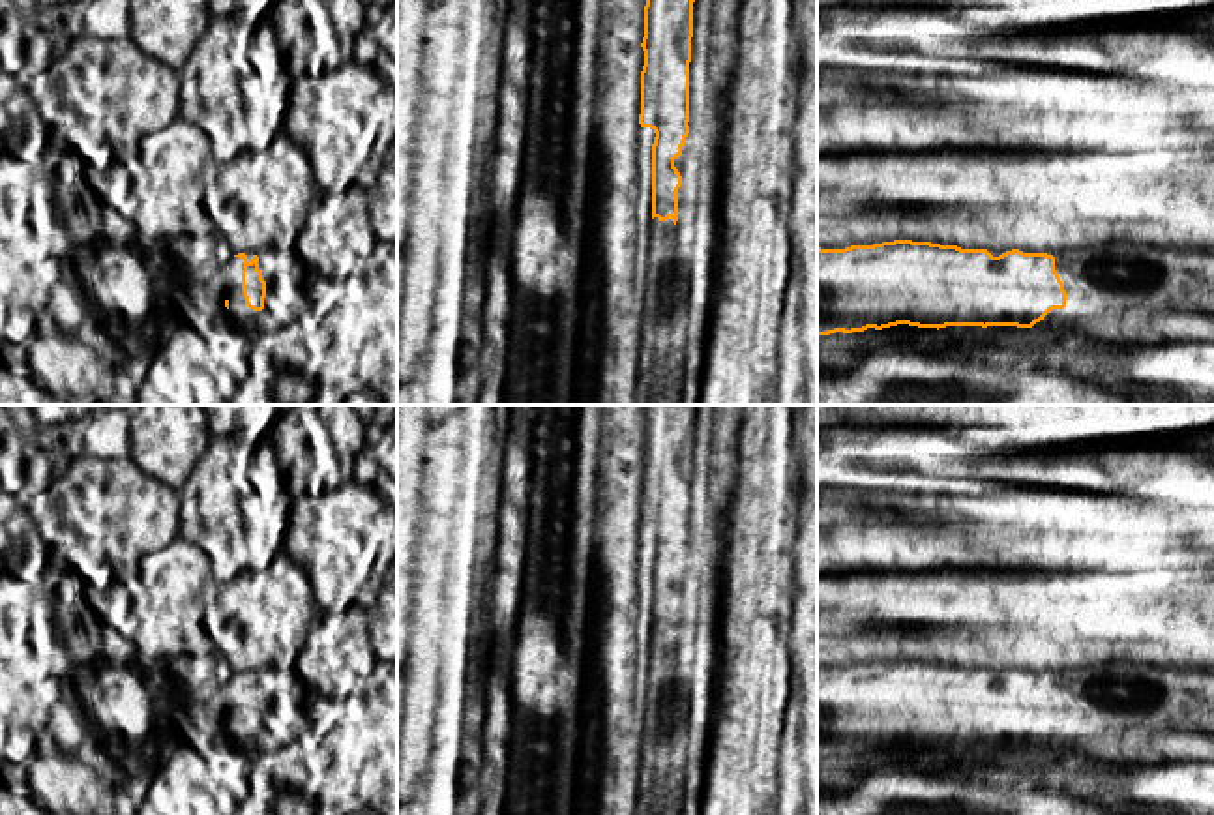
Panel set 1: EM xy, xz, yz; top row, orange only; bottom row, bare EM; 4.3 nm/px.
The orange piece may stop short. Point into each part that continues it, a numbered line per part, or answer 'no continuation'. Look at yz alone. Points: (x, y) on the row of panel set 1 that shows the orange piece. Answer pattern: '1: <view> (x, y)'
1: yz (1128, 295)

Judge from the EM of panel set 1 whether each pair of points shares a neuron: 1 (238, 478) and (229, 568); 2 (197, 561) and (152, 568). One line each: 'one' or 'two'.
1: one
2: one

